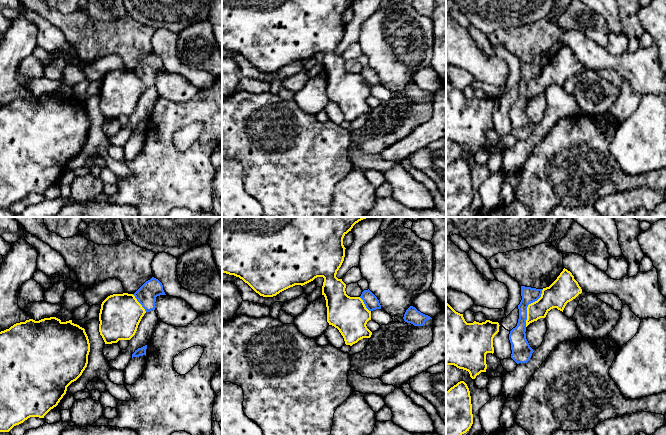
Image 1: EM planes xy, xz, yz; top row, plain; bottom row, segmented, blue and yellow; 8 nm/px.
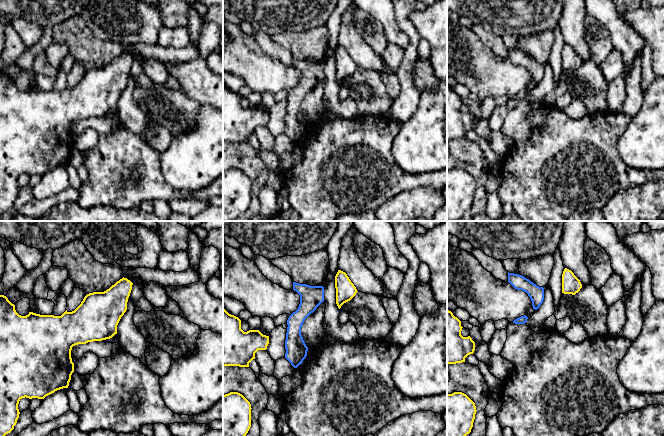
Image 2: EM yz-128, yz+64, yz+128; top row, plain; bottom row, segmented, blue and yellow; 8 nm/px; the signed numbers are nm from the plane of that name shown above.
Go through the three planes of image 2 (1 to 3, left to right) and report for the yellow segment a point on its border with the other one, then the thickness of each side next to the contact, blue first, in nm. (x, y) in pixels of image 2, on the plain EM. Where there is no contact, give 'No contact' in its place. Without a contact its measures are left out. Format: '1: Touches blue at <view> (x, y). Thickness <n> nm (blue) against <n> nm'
1: No contact
2: No contact
3: No contact

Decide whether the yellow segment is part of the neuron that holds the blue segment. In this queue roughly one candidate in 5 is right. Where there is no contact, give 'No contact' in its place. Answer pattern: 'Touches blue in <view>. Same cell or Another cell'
Touches blue in yz. Another cell

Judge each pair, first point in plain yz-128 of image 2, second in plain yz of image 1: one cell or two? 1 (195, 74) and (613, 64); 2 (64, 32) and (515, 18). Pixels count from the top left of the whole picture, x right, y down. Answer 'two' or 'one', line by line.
1: one
2: two

